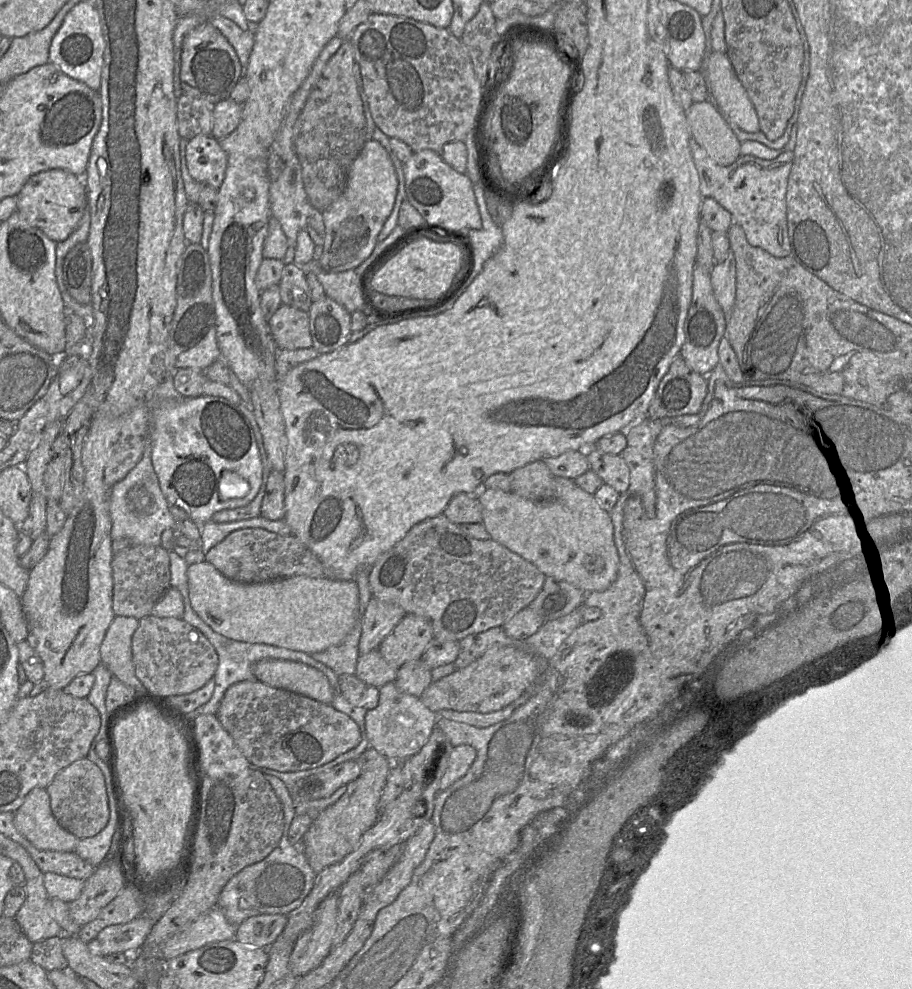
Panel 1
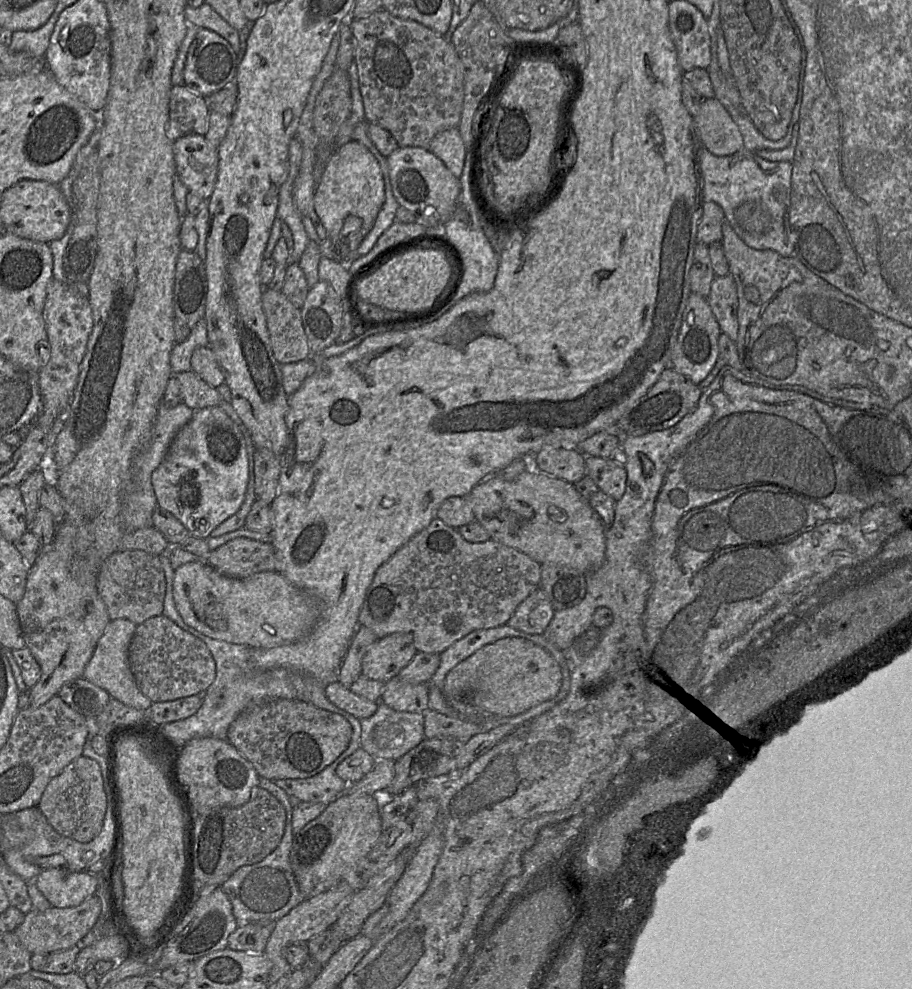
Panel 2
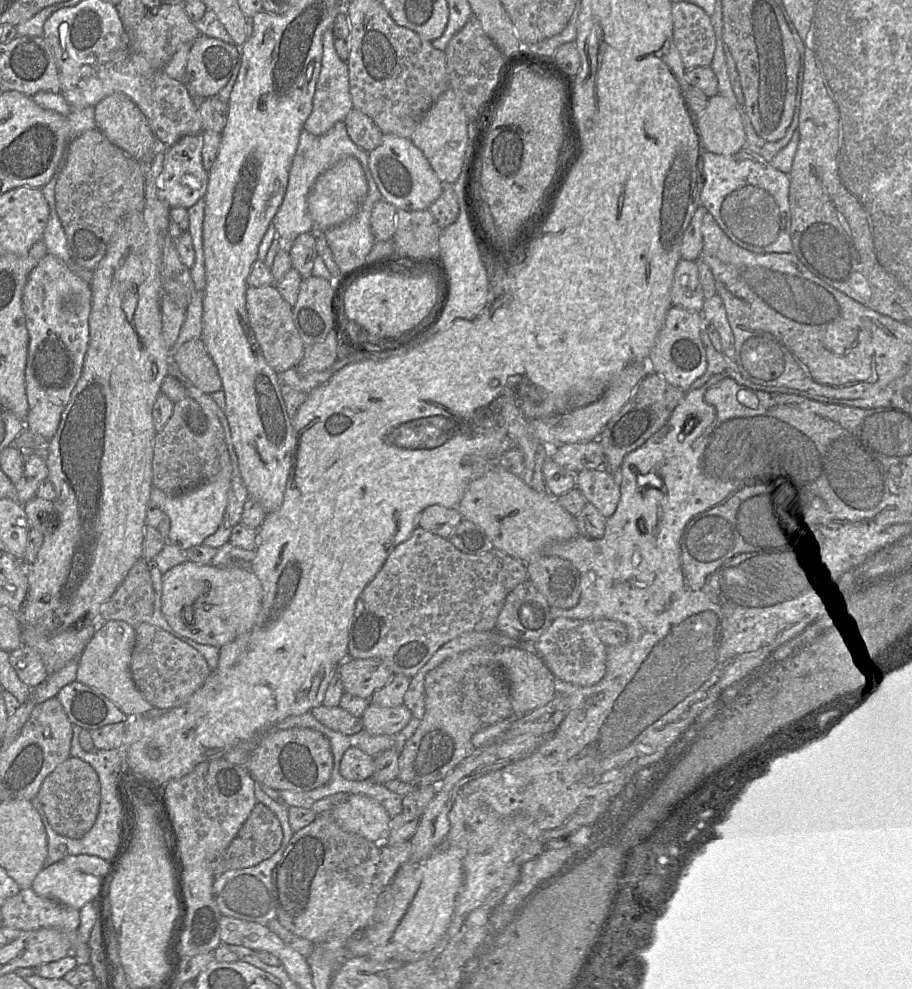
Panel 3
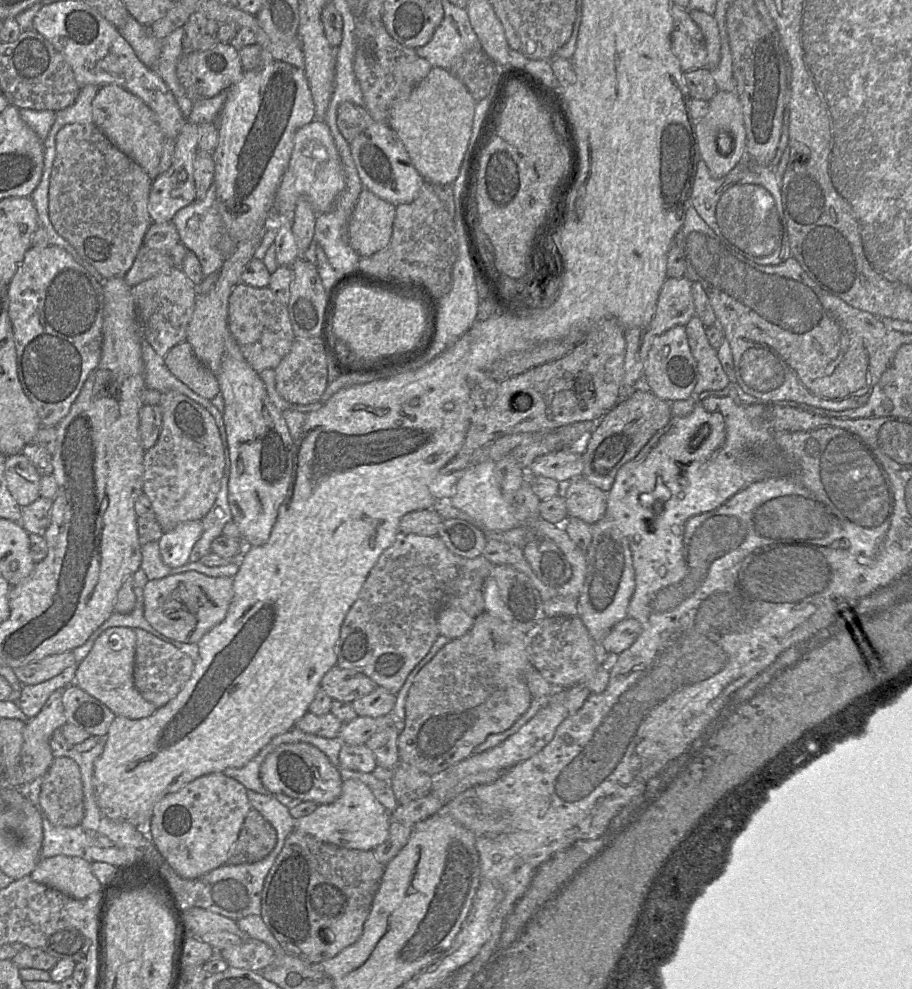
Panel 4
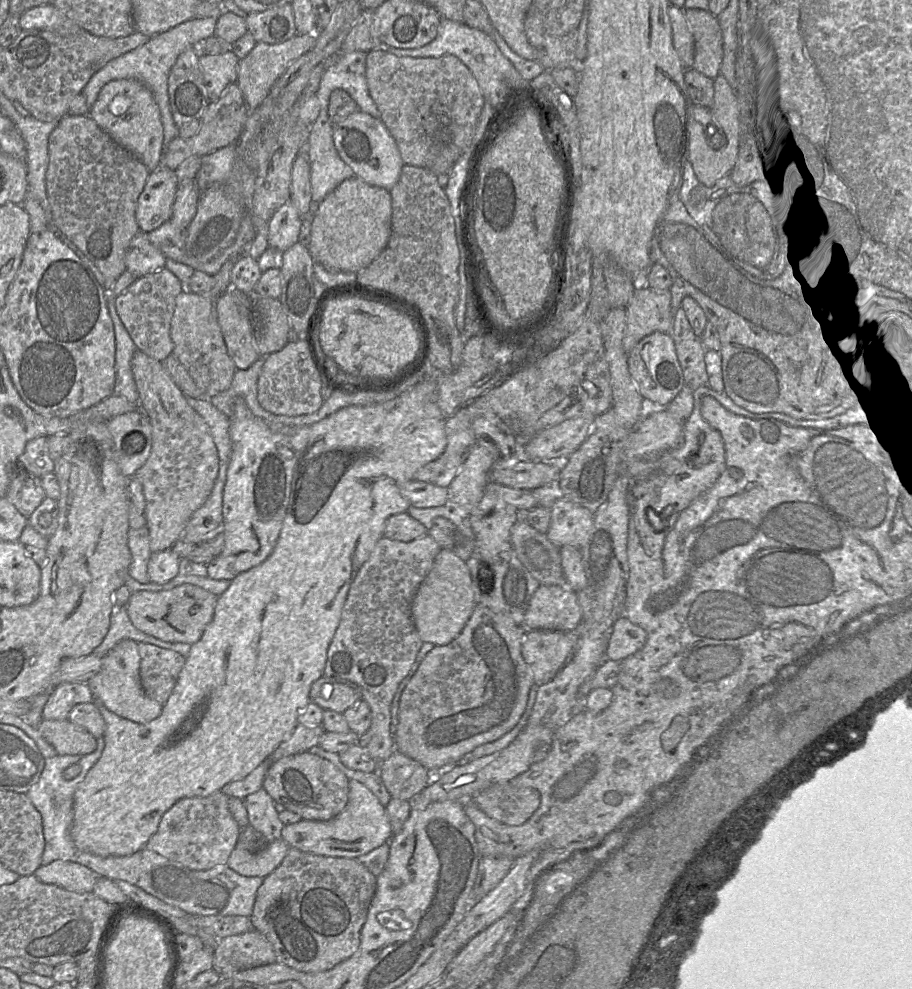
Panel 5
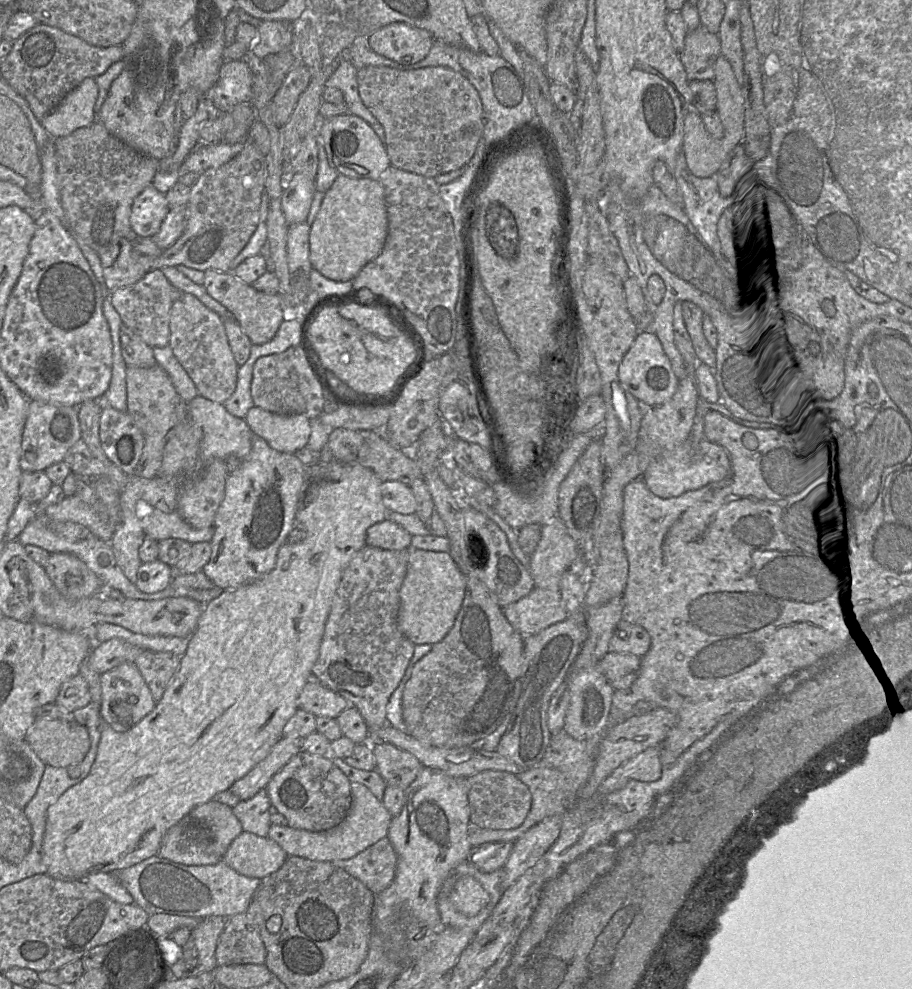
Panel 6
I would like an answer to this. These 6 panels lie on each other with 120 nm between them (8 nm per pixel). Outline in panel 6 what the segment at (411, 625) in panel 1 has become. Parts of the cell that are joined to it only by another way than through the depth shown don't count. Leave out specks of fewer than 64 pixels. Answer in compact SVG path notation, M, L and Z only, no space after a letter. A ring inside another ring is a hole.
M307 682L298 698L298 706L316 717L336 719L341 712L351 707L344 697L323 686L319 682Z

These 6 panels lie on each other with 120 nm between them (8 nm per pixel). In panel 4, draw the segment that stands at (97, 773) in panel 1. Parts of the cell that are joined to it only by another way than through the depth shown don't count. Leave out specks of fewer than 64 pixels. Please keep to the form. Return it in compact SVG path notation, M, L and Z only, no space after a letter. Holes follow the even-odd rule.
M68 757L55 758L42 777L40 804L55 826L75 827L84 817L83 784L79 766Z

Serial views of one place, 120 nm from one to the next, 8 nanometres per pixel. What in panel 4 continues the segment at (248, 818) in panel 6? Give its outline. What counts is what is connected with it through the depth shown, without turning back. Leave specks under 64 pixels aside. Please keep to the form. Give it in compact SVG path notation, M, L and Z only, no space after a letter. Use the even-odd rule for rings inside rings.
M247 790L247 797L251 808L257 810L276 829L277 844L272 854L279 854L286 838L293 832L296 820L291 816L289 808L281 804L271 793L260 794Z

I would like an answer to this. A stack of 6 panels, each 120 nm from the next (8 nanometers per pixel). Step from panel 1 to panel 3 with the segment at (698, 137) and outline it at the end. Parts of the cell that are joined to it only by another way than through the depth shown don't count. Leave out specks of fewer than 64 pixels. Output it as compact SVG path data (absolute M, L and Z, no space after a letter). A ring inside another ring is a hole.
M719 94L709 98L706 109L696 118L696 127L710 153L733 155L745 147L742 115L736 106Z

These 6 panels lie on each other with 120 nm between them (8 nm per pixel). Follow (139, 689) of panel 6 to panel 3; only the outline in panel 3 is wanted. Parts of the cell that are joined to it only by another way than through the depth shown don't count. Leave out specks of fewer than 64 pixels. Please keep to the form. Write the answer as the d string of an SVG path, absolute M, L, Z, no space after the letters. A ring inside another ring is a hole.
M119 620L105 622L94 634L79 657L76 681L100 692L126 716L139 716L152 705L136 688L130 672L130 659L135 645L135 628Z

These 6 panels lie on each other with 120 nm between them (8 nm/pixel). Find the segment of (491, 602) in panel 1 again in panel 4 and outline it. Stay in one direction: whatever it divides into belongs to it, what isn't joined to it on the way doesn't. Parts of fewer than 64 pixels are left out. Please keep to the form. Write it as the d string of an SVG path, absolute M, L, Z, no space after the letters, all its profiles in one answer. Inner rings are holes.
M398 533L395 541L381 553L376 564L370 570L365 582L361 587L356 601L349 609L341 625L339 639L335 646L335 651L337 655L336 666L342 669L350 669L363 673L364 675L372 679L378 687L383 687L392 694L396 695L400 688L403 686L409 673L429 652L433 643L440 636L437 627L437 614L441 609L445 607L458 608L465 611L469 616L474 619L478 615L486 611L483 597L483 583L485 579L489 576L493 567L494 564L482 556L477 558L466 558L454 554L447 548L447 546L438 536L420 536L417 534Z

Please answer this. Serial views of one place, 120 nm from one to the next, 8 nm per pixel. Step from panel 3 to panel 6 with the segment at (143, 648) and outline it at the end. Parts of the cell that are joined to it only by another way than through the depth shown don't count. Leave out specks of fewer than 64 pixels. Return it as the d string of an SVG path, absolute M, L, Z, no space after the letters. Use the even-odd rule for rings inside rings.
M142 651L134 665L158 703L179 668L180 658L161 651Z

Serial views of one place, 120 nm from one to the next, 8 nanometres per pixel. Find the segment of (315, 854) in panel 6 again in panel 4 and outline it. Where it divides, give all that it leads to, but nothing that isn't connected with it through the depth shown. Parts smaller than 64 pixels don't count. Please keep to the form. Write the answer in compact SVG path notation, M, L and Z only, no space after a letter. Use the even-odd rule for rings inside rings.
M349 779L343 782L342 793L335 802L319 805L310 815L296 819L294 830L342 848L373 851L388 839L390 815L367 785L359 780Z

